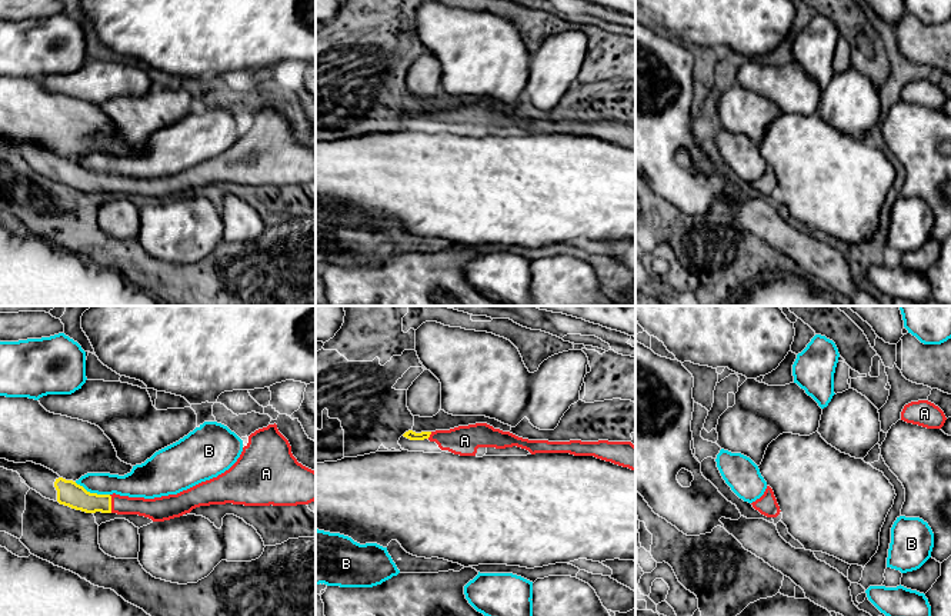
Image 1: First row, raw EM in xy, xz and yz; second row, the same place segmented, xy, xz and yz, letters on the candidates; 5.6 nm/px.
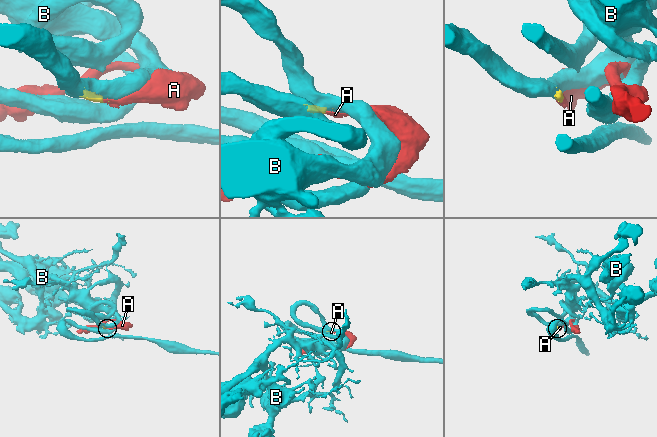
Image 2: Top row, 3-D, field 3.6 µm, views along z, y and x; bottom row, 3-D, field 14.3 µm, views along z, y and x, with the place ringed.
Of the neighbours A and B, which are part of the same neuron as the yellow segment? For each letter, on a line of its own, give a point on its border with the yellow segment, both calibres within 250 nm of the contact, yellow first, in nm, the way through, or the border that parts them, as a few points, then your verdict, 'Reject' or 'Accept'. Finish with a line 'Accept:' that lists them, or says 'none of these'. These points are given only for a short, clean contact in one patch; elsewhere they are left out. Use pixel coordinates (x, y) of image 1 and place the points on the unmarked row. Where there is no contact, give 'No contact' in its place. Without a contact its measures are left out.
A: Touches yellow at xy (110, 183). Thickness 140 nm (yellow) against 120 nm. Accept
B: Touches yellow at xy (92, 173). Thickness 140 nm (yellow) against 140 nm. Boundary: xy (74, 162), (90, 172), (109, 175). Reject
Accept: A

